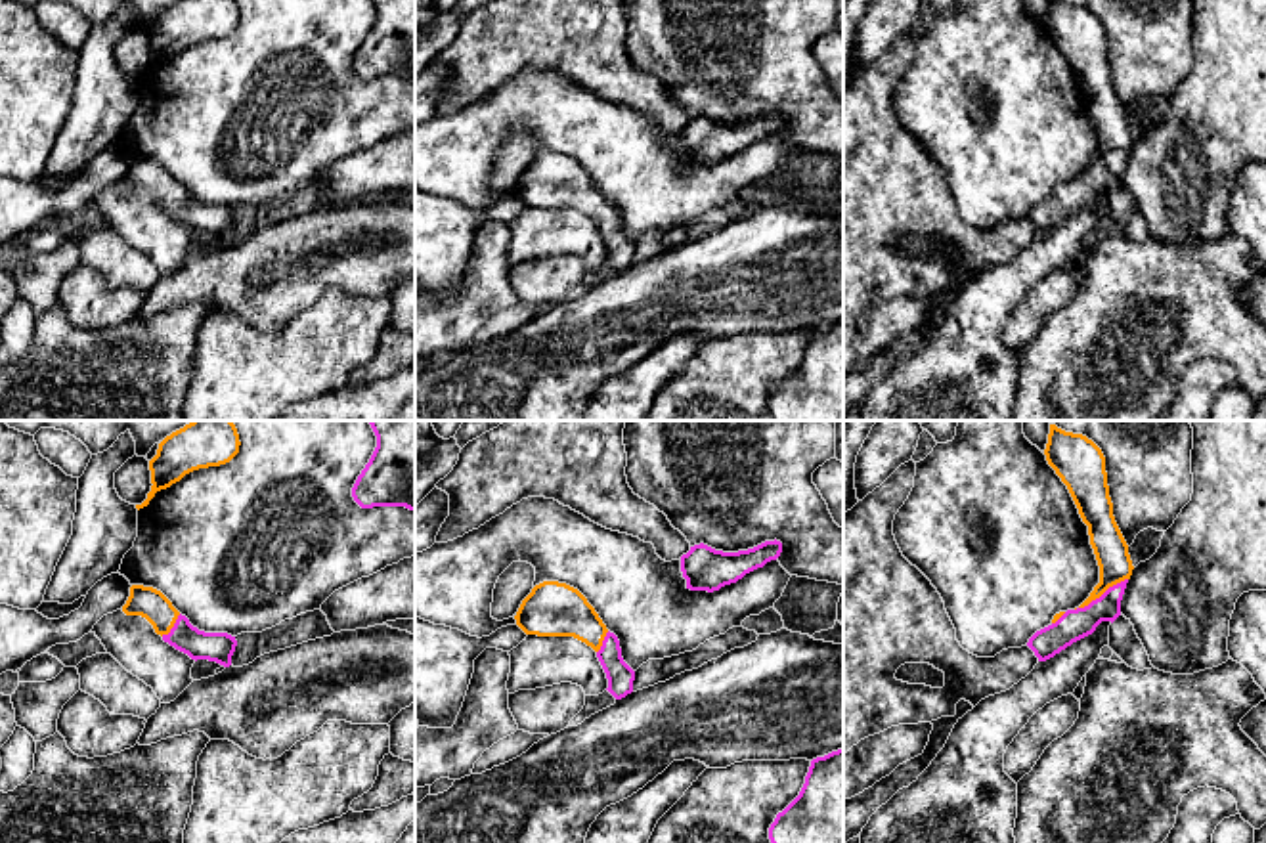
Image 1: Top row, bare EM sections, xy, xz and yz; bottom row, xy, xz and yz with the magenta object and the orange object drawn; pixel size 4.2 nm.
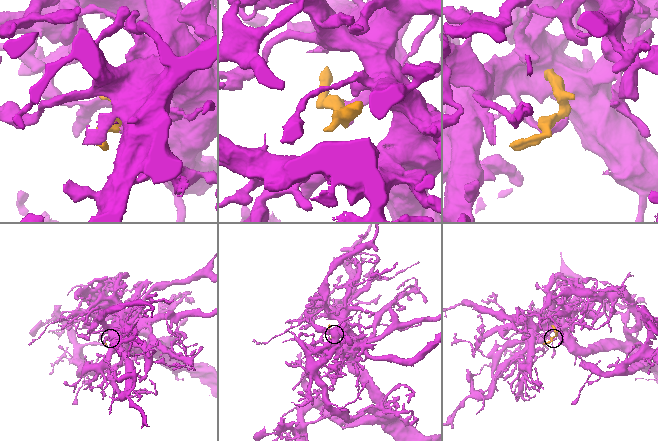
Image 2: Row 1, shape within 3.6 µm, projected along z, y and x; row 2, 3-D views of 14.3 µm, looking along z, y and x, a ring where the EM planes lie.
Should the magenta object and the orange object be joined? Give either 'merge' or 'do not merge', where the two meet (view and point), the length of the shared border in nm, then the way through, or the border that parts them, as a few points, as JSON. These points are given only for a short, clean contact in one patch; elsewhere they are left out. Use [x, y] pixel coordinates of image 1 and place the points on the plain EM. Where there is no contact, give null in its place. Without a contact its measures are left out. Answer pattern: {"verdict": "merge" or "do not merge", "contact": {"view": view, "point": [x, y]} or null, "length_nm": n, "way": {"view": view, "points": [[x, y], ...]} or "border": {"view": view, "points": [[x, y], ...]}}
{"verdict": "merge", "contact": {"view": "yz", "point": [1102, 167]}, "length_nm": 260}

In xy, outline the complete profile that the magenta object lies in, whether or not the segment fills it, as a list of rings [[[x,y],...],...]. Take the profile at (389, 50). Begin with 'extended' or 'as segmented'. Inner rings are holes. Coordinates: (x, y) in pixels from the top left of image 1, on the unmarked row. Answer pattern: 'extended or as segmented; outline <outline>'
as segmented; outline [[[373,0],[377,19],[358,48],[352,69],[361,80],[415,82],[415,0]]]

